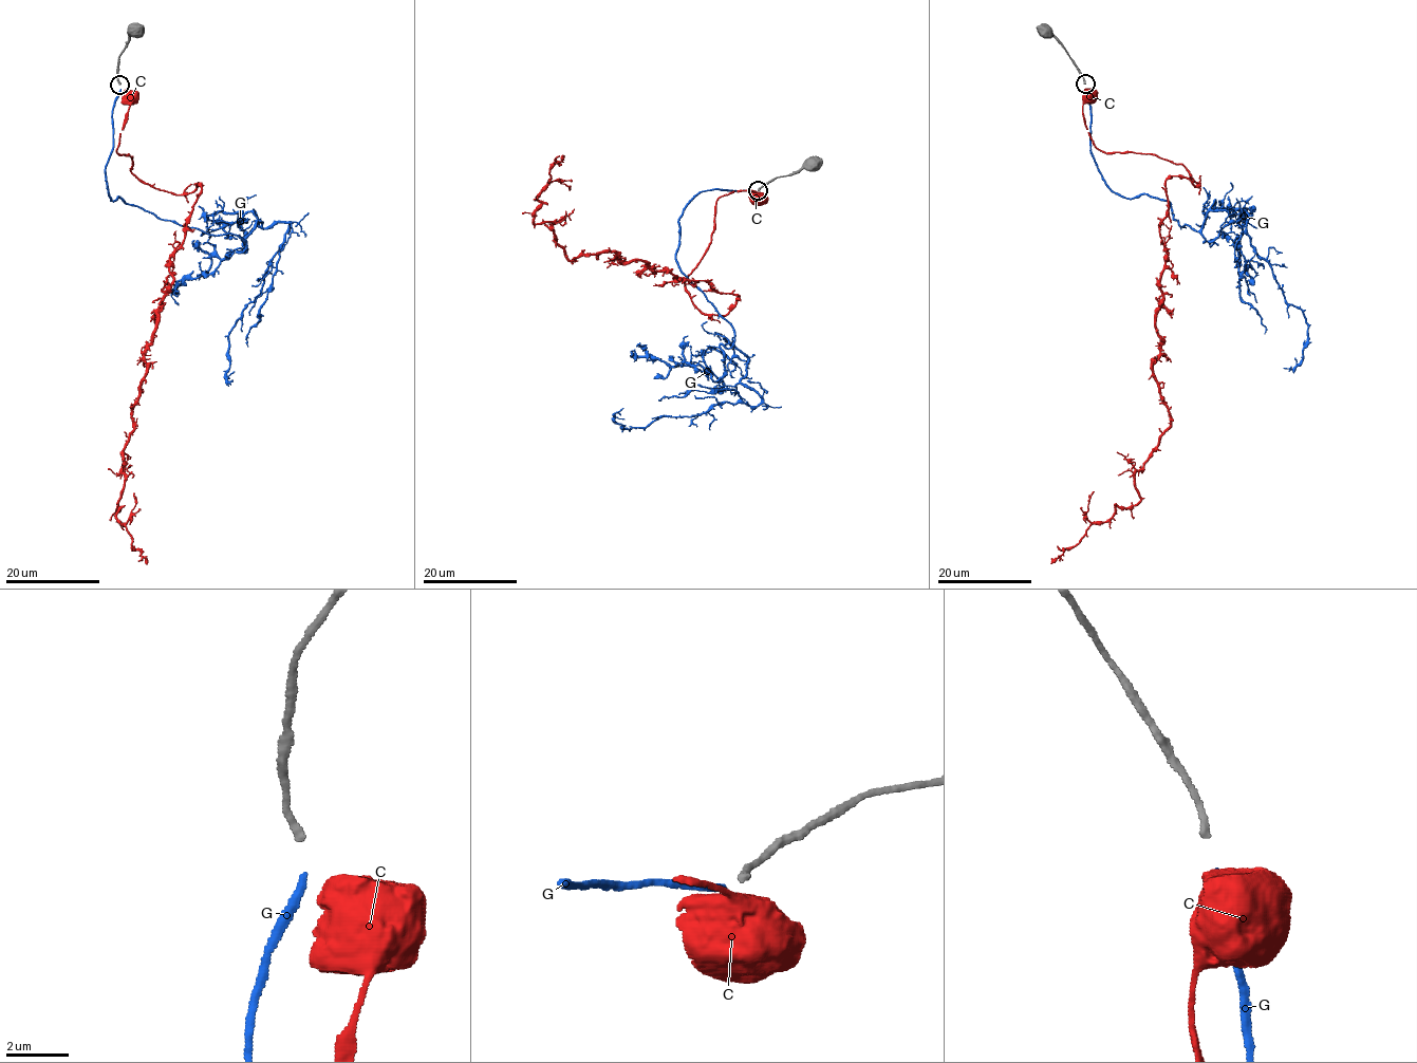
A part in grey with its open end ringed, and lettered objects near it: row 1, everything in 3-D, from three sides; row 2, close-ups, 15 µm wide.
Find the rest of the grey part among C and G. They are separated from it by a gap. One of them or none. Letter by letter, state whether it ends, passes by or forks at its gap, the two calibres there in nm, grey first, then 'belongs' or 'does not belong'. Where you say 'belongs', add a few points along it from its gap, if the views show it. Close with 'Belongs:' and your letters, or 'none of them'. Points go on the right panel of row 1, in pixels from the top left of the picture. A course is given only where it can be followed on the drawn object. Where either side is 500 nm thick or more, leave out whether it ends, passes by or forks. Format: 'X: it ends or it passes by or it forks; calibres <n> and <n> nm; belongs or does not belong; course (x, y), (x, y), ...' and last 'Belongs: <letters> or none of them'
C: calibres 240 and 900 nm; does not belong
G: it ends; calibres 240 and 220 nm; belongs; course (1086, 88), (1113, 191), (1167, 200), (1196, 230), (1209, 211), (1247, 212), (1253, 250), (1307, 323), (1284, 368)
Belongs: G

